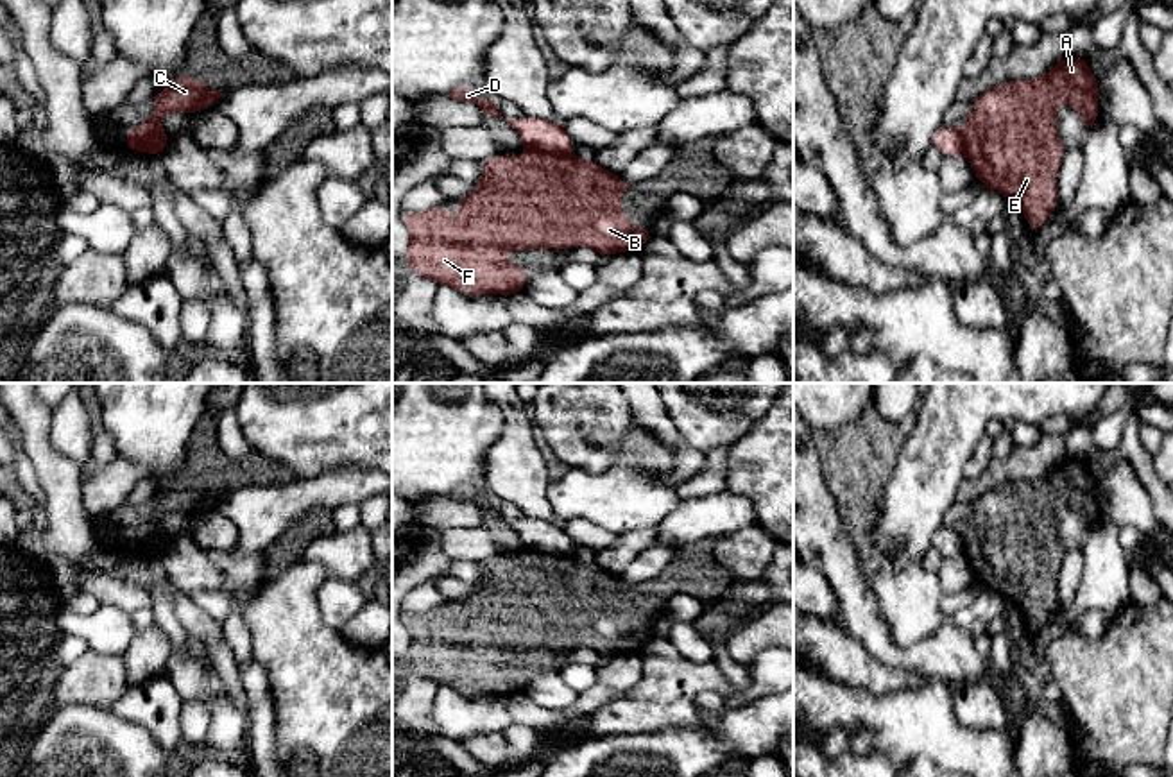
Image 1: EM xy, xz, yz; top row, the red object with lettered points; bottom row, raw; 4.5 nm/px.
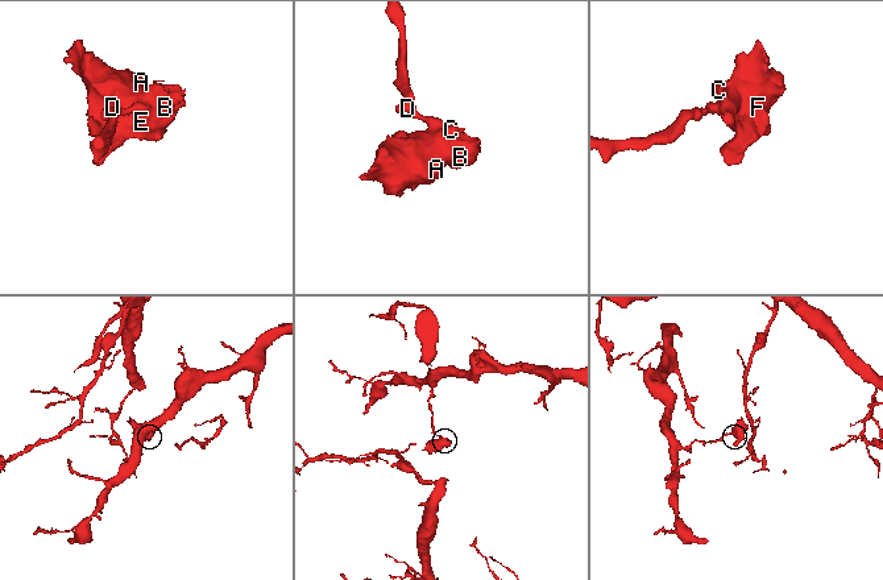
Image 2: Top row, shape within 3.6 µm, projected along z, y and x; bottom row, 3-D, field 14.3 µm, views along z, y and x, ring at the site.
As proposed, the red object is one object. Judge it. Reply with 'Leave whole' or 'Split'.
Split

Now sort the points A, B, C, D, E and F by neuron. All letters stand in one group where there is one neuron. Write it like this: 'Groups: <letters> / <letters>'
Groups: A B C E F / D

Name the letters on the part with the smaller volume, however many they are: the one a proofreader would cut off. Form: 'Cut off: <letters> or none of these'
Cut off: A, B, C, E, F

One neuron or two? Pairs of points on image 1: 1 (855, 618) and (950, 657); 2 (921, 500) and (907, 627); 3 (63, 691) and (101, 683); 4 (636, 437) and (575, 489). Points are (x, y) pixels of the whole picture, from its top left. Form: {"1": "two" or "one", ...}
{"1": "one", "2": "two", "3": "one", "4": "one"}

